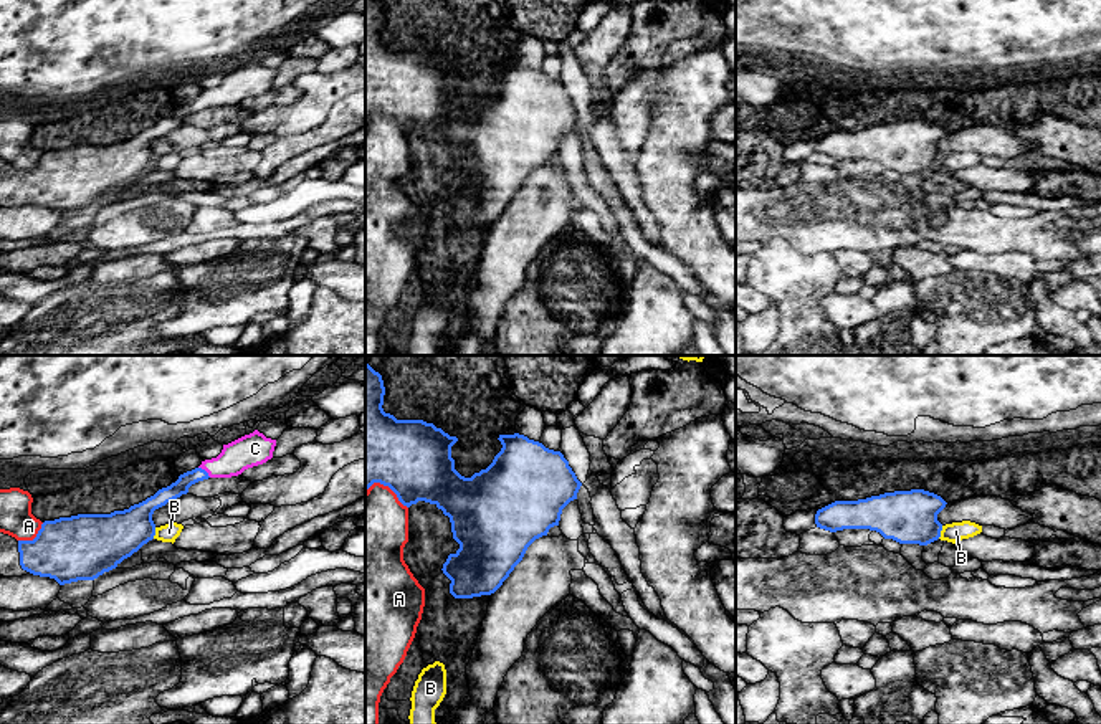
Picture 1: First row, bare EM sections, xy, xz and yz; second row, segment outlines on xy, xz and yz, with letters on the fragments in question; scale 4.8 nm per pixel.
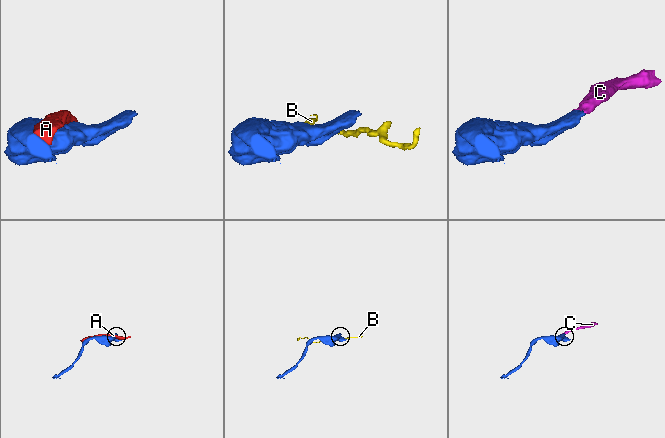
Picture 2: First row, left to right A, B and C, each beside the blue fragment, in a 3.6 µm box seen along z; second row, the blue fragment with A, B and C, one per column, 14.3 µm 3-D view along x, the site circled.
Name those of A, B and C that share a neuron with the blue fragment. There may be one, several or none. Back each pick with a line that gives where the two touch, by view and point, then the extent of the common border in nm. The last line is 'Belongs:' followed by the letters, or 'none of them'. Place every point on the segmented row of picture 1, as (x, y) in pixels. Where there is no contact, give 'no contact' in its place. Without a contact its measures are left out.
C: xy (205, 471) | 80 nm
Belongs: C

